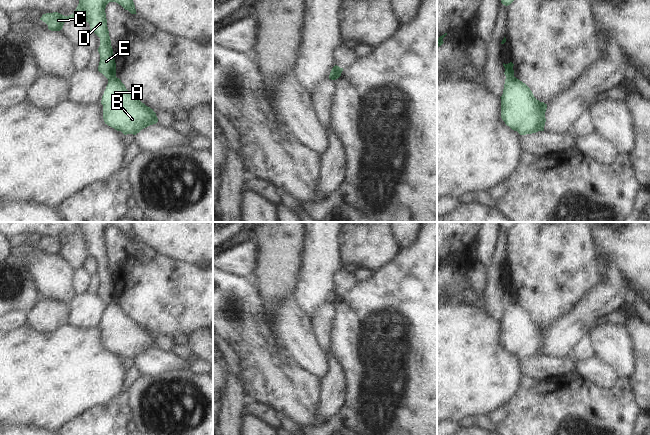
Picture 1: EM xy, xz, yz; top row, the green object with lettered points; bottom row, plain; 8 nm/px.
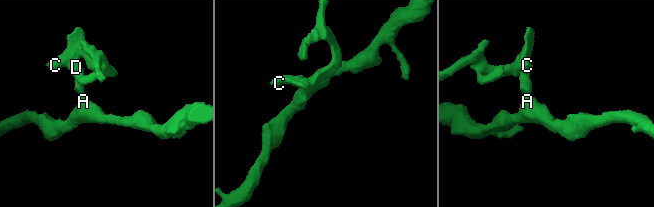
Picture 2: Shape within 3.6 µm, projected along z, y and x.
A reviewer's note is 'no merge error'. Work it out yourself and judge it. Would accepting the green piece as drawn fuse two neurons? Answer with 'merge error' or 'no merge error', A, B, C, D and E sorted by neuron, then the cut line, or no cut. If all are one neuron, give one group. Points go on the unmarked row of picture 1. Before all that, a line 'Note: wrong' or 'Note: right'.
Note: wrong
merge error; groups A B / C D E; cut xy (115, 300), (108, 305)

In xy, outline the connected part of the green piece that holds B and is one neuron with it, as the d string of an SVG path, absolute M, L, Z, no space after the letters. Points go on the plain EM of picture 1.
M117 301L108 305L101 328L105 348L124 359L136 359L142 353L158 346L153 333L128 315Z

